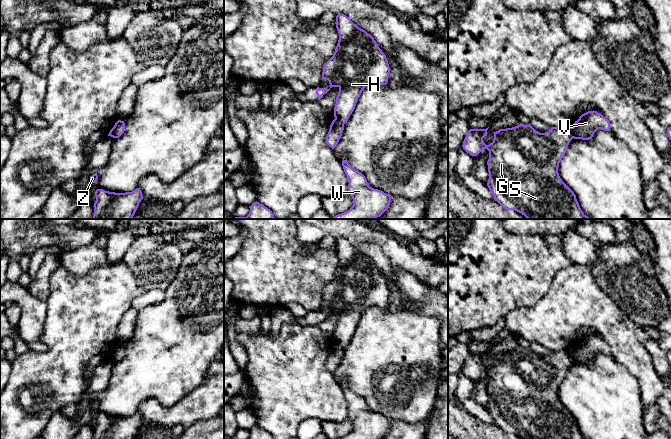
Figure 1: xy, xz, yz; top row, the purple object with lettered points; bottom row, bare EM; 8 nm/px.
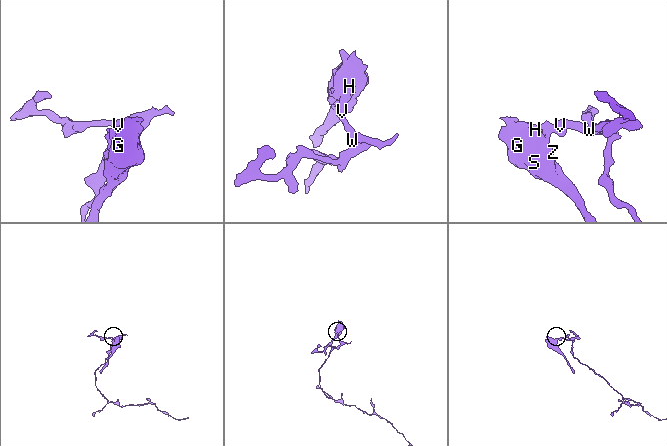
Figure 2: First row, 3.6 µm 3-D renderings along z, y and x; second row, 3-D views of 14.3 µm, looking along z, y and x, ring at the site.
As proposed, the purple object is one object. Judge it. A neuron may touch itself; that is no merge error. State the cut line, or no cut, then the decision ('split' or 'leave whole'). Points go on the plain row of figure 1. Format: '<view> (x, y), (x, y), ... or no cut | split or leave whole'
xy (121, 345), (116, 350), (113, 361) | split

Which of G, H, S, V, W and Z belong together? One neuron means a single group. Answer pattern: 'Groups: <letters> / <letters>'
Groups: G H S Z / V W

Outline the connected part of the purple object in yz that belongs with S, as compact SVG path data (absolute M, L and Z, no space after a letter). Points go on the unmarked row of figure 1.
M520 348L518 350L512 351L512 352L506 352L506 353L500 353L496 356L494 356L494 363L493 366L489 369L486 369L483 365L483 362L487 360L487 354L486 353L470 353L464 363L463 366L463 373L469 377L471 380L477 380L483 373L487 373L489 375L489 383L487 385L488 389L488 396L489 396L489 403L487 410L494 420L494 424L497 425L503 432L506 434L515 434L522 439L584 439L583 435L581 434L579 427L576 423L576 419L574 416L562 405L562 403L559 400L558 397L558 391L559 387L564 381L567 371L570 367L570 365L574 362L574 357L572 351L567 350L560 350L560 351L551 351L551 353L548 356L540 357L536 355L530 348L524 349Z

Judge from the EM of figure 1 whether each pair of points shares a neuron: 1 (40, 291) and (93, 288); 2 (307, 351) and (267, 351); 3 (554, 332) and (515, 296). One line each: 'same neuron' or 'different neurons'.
1: different neurons
2: same neuron
3: different neurons

